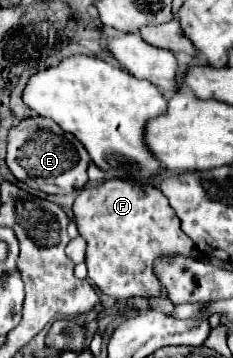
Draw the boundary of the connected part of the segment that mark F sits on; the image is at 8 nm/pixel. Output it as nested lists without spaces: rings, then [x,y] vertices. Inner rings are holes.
[[[115,178],[87,186],[75,198],[73,218],[87,242],[85,262],[89,280],[113,298],[161,298],[167,292],[155,274],[155,260],[175,254],[201,258],[191,238],[181,230],[181,220],[167,202],[167,196],[153,184]]]

